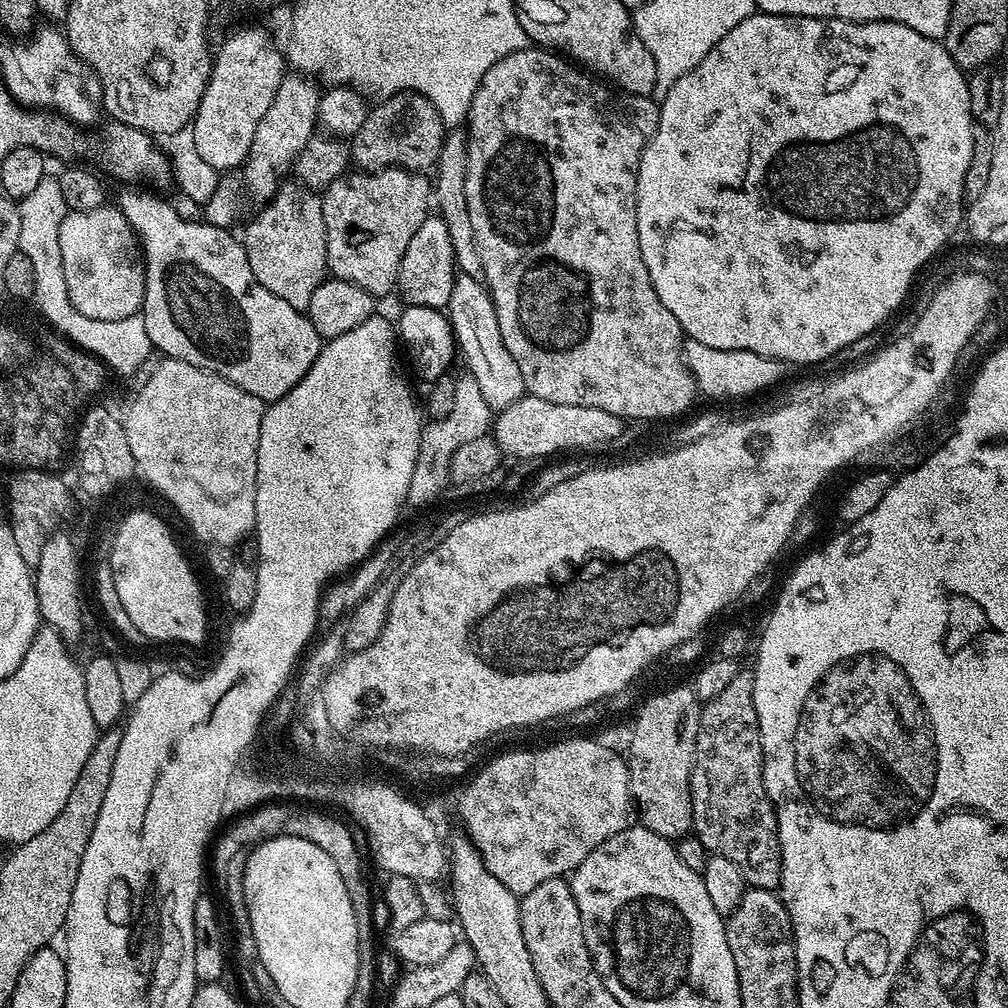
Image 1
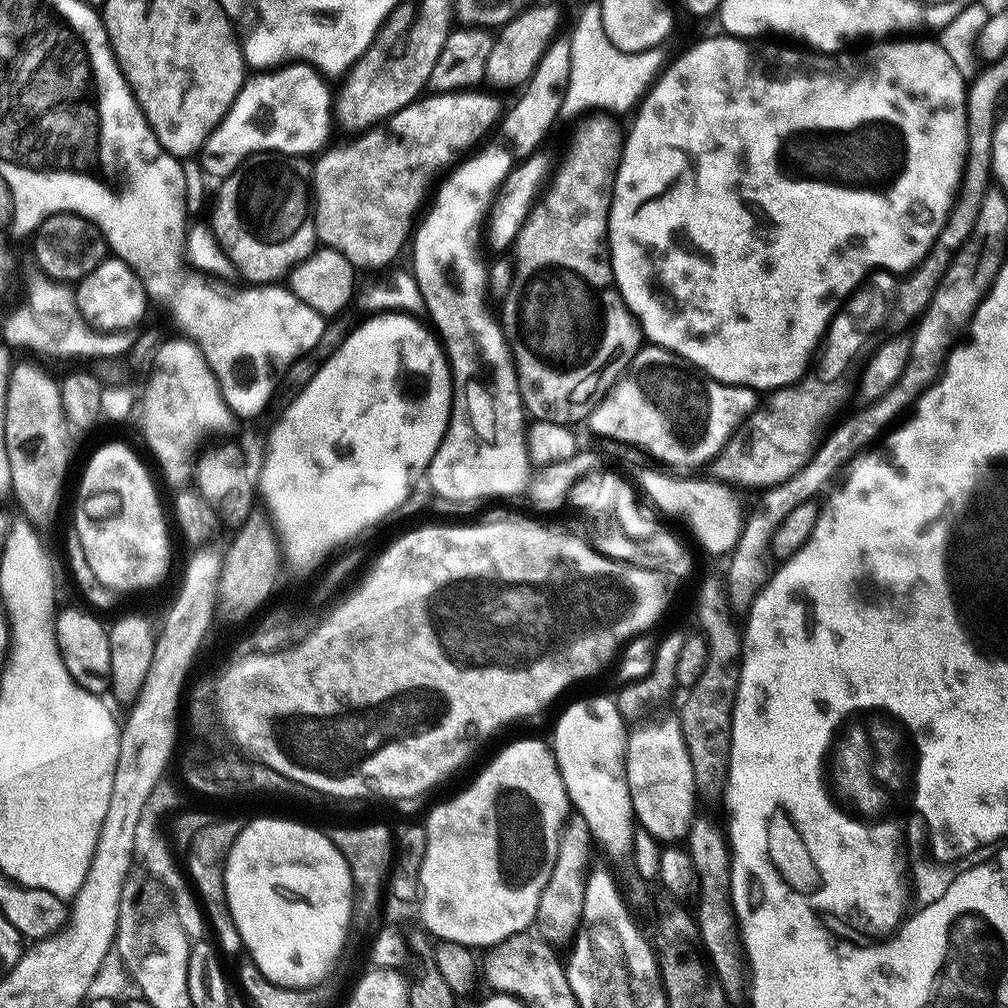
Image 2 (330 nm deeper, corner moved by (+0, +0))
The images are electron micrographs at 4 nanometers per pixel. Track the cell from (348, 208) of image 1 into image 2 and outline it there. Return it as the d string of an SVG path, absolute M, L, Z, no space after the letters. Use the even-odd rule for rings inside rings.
M484 90L421 95L406 107L399 108L393 116L383 121L382 126L367 129L363 134L349 139L352 140L349 144L340 144L337 148L329 147L321 151L312 164L310 181L310 191L314 197L317 241L323 247L332 248L342 254L342 258L350 261L357 270L384 268L403 248L405 251L413 235L414 221L421 211L420 203L423 202L428 187L430 192L437 177L445 170L451 169L465 154L471 153L475 149L472 147L495 124L497 127L501 119L502 108L500 110L499 102L491 96L493 93L480 91Z

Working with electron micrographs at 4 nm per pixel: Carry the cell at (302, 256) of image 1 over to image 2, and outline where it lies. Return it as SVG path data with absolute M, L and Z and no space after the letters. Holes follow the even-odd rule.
M257 152L240 163L233 172L219 181L220 193L212 208L210 227L220 243L220 249L228 255L233 269L245 276L245 281L256 286L268 286L280 282L292 269L298 267L309 254L316 251L316 218L314 197L310 191L312 164L303 156L281 156L275 152Z

